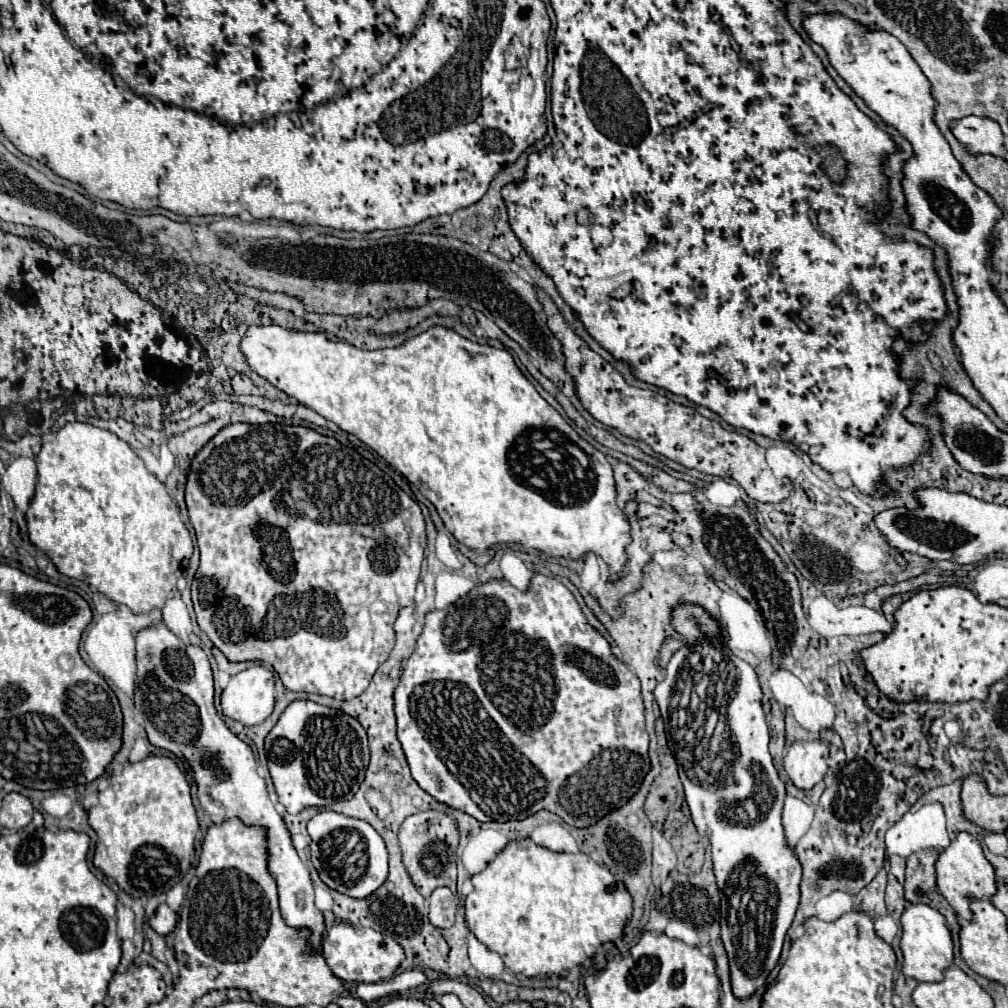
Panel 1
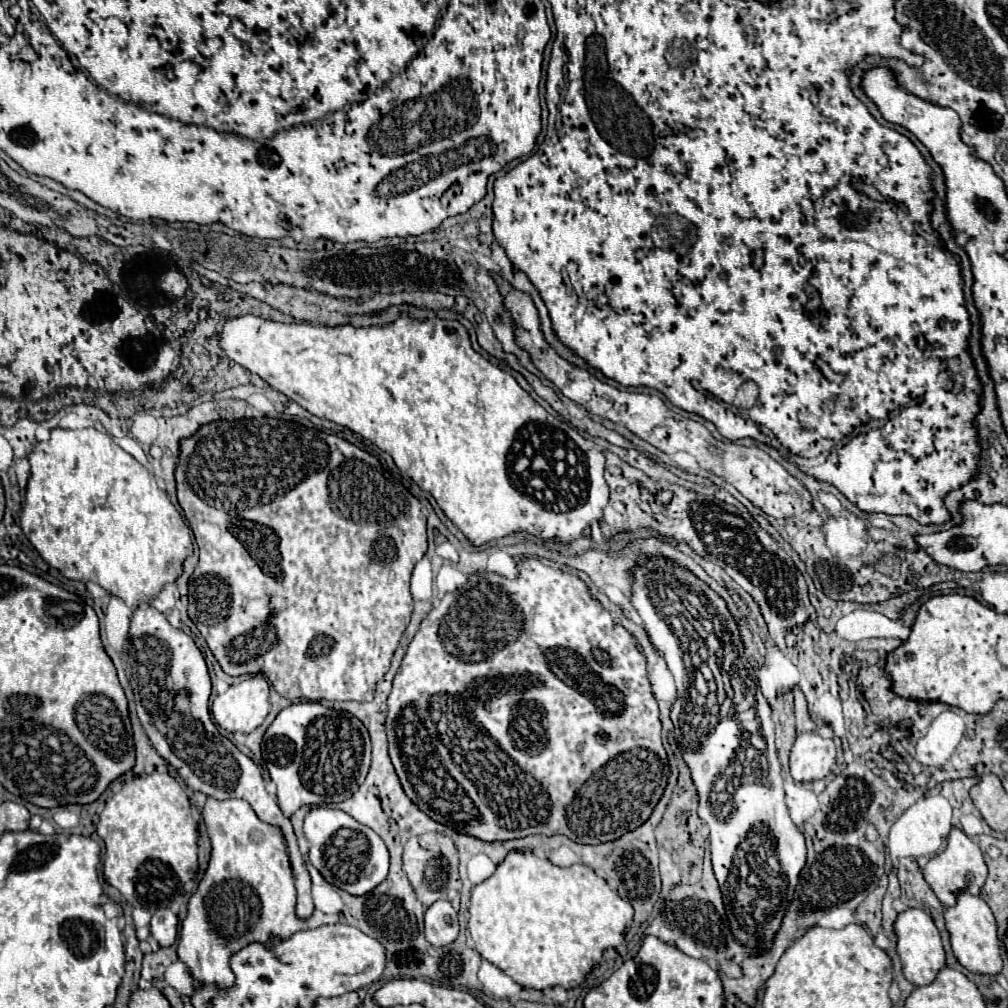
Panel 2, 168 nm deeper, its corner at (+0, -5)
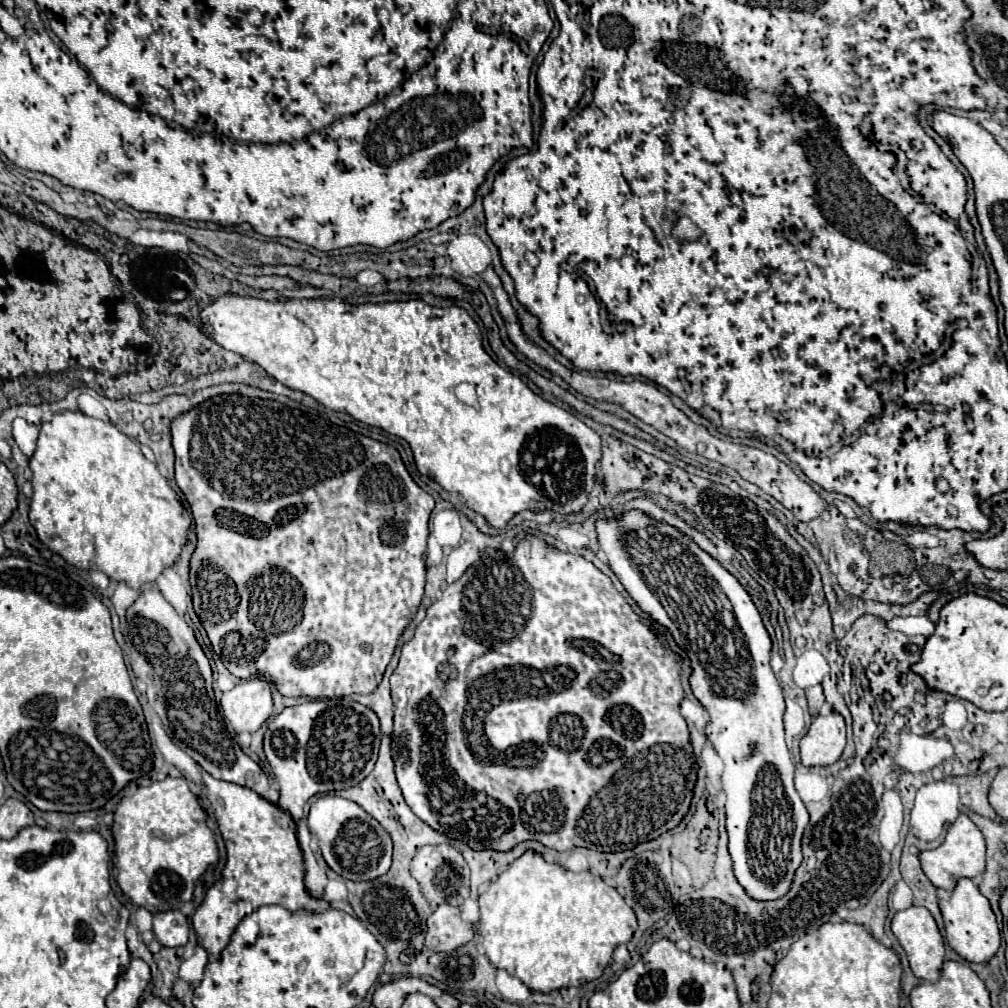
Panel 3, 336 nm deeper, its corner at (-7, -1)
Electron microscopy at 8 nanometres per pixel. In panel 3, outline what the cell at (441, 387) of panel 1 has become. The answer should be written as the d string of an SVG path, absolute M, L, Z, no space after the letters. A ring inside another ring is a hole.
M222 294L200 312L200 332L204 336L212 338L214 342L218 342L222 348L232 350L236 354L242 354L246 360L260 364L272 378L276 378L278 382L282 382L288 388L296 388L296 390L306 392L308 396L312 396L316 402L324 404L326 408L348 412L350 416L354 416L356 420L360 420L368 426L376 426L376 428L386 430L388 434L404 438L414 452L414 462L416 462L416 468L420 474L430 476L444 490L458 492L468 508L482 514L488 520L488 524L492 524L498 530L504 530L504 526L508 524L508 520L514 514L528 510L528 508L532 512L538 512L544 508L554 510L558 514L580 512L588 500L588 492L594 488L594 476L596 476L594 464L602 458L600 456L600 436L592 428L588 428L580 418L576 418L574 414L566 412L564 408L544 400L542 396L534 394L516 374L512 374L510 370L496 364L482 348L480 328L464 308L458 308L458 306L436 308L436 306L428 306L424 300L384 302L384 304L370 304L368 302L368 304L352 306L340 298L330 298L330 300L312 300L312 298L262 300L262 298L250 298L250 296L240 296L240 294ZM460 382L468 382L474 386L474 390L476 390L476 404L474 406L468 406L456 398L454 390Z

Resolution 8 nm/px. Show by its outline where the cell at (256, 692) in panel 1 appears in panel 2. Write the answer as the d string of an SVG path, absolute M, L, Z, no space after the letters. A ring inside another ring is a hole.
M249 676L247 680L229 686L229 690L213 700L211 714L215 722L219 722L221 728L227 732L243 732L249 734L257 726L263 724L263 720L269 714L269 682L263 676Z

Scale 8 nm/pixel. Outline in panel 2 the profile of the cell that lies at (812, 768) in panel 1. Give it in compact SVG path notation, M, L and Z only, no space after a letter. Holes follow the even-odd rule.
M817 732L799 734L789 756L789 768L795 782L821 780L835 764L835 744Z

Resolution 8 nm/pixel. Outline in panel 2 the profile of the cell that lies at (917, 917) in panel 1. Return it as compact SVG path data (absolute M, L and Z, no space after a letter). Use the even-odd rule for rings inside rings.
M909 908L897 916L893 928L897 934L897 954L901 958L905 978L915 986L931 984L933 978L937 976L937 972L945 966L945 950L943 950L941 936L939 936L939 930L937 930L933 918L929 918L929 914L925 914L925 910Z

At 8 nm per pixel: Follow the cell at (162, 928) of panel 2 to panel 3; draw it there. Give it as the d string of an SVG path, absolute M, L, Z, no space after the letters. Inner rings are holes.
M180 910L154 914L154 934L162 946L184 946L188 942L188 918Z

